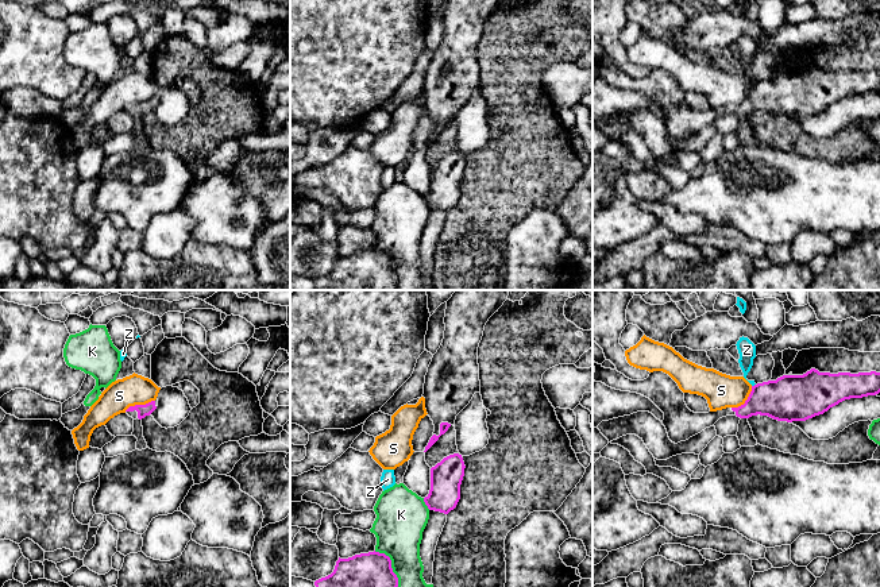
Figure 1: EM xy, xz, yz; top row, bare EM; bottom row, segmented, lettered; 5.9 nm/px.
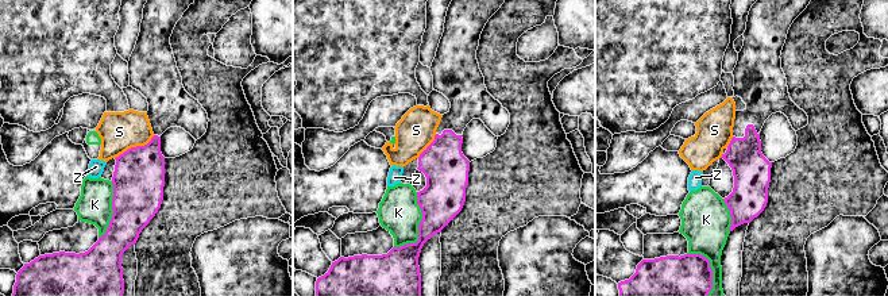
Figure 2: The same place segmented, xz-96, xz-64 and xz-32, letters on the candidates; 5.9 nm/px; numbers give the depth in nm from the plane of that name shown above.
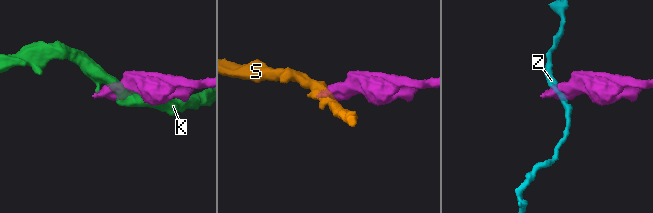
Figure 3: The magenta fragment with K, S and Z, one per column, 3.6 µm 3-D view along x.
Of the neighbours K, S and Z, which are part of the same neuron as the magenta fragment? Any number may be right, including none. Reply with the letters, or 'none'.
none

